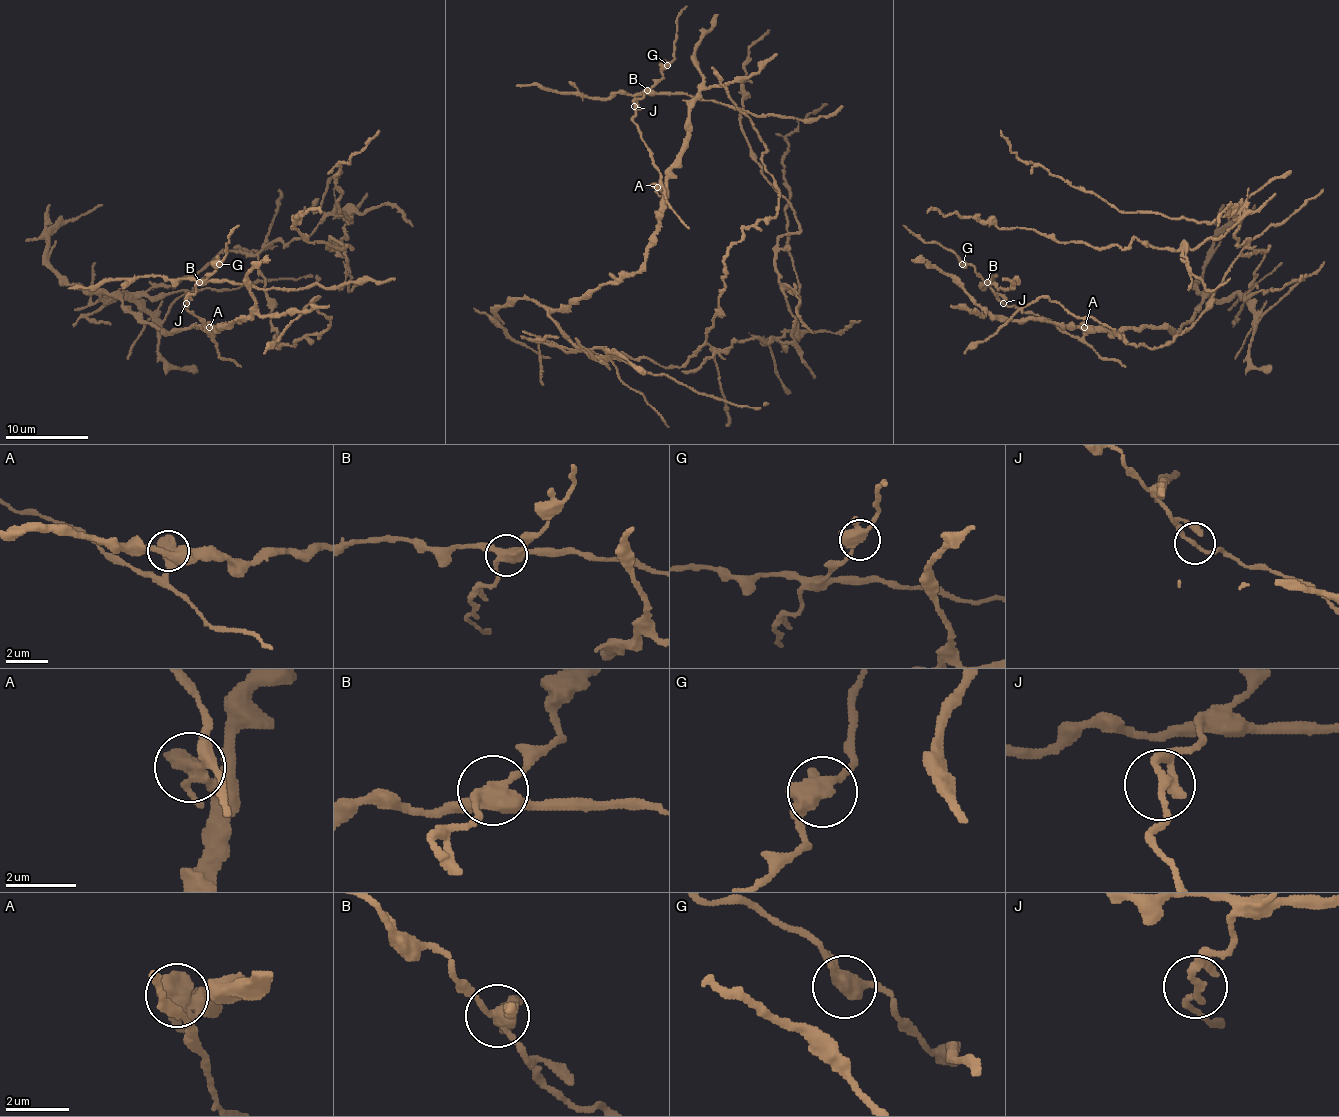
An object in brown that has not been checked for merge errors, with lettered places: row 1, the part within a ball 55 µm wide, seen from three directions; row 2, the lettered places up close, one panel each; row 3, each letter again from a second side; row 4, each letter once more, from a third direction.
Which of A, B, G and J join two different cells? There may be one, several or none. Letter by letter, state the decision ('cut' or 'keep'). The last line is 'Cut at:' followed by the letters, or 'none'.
A: cut
B: cut
G: keep
J: keep
Cut at: A, B

